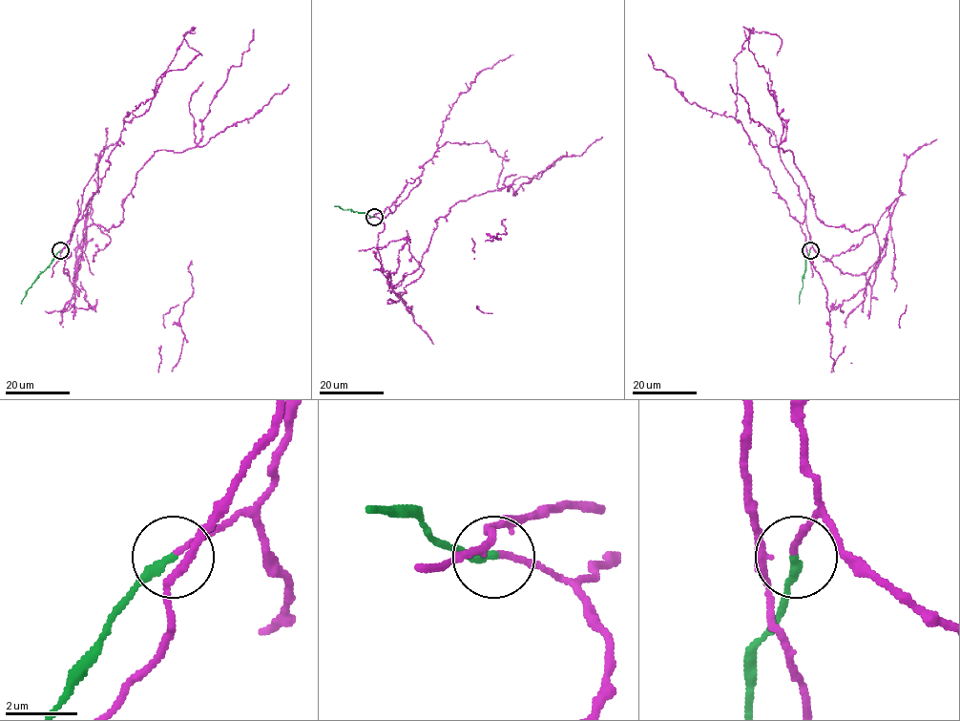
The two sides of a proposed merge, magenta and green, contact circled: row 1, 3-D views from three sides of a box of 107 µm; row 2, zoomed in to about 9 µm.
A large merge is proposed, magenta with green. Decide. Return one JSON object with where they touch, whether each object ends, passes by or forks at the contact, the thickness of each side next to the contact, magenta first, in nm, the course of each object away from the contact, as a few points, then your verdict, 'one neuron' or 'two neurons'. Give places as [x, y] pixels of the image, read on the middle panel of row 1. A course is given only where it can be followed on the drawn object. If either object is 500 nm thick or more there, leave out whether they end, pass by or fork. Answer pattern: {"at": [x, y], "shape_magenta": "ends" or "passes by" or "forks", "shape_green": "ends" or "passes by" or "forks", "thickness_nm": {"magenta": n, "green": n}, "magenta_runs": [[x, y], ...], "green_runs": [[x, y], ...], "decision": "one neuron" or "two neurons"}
{"at": [374, 217], "shape_magenta": "passes by", "shape_green": "ends", "thickness_nm": {"magenta": 110, "green": 280}, "magenta_runs": [[374, 217], [389, 286], [420, 265], [456, 202], [514, 194], [566, 151]], "green_runs": [[374, 217], [335, 205]], "decision": "two neurons"}

